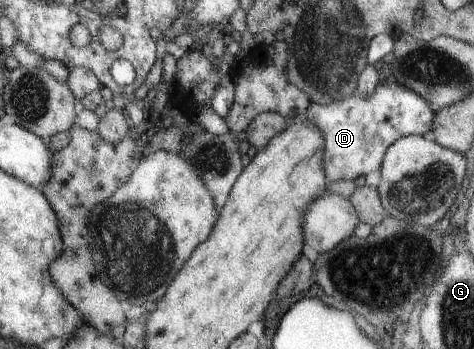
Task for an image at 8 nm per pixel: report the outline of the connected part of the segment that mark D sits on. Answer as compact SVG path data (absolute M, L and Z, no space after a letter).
M391 76L385 81L378 81L369 97L361 97L359 93L354 92L345 99L329 104L311 102L311 105L305 109L302 120L315 124L324 135L324 173L328 181L337 181L338 179L354 180L370 171L379 171L384 154L397 138L406 135L429 136L434 117L435 113L429 109L428 101L423 96L417 95L415 91L409 91L405 84L399 83Z

